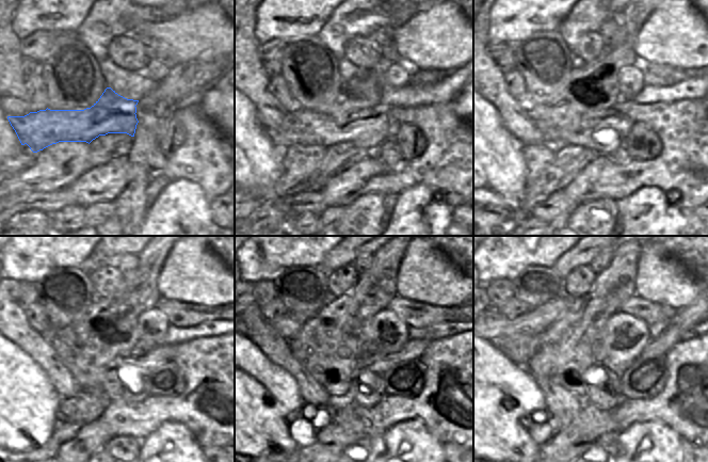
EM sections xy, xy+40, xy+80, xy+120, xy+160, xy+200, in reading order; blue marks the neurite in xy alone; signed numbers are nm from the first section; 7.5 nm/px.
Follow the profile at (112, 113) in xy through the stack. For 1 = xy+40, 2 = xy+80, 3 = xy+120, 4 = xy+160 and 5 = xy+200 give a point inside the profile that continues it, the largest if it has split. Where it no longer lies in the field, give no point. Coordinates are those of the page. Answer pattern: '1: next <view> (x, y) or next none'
1: next xy+40 (367, 124)
2: next xy+80 (599, 116)
3: next xy+120 (121, 337)
4: next xy+160 (356, 344)
5: next xy+200 (685, 319)

